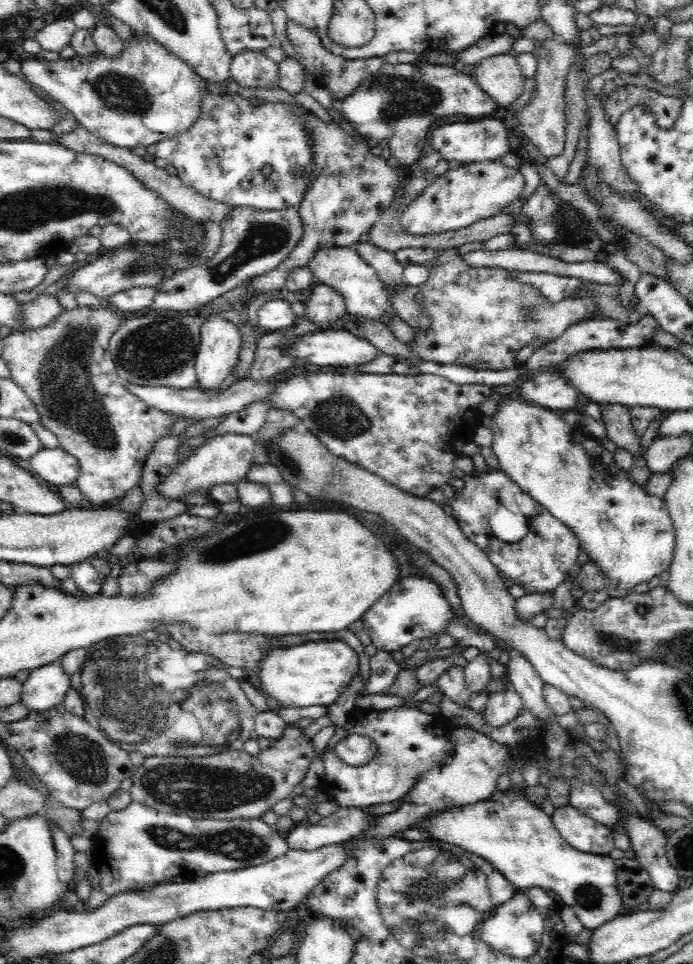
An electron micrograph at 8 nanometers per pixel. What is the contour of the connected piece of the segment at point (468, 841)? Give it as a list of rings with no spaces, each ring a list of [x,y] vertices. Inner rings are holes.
[[[511,784],[506,790],[496,790],[488,800],[432,812],[426,818],[420,818],[417,829],[427,833],[428,840],[455,844],[465,852],[484,858],[499,870],[518,892],[532,886],[554,890],[564,900],[564,905],[567,904],[574,909],[578,920],[586,928],[597,929],[622,910],[622,895],[616,881],[614,859],[609,855],[585,853],[572,848],[555,829],[551,816],[544,813],[540,806],[530,801],[524,792],[516,790]]]

